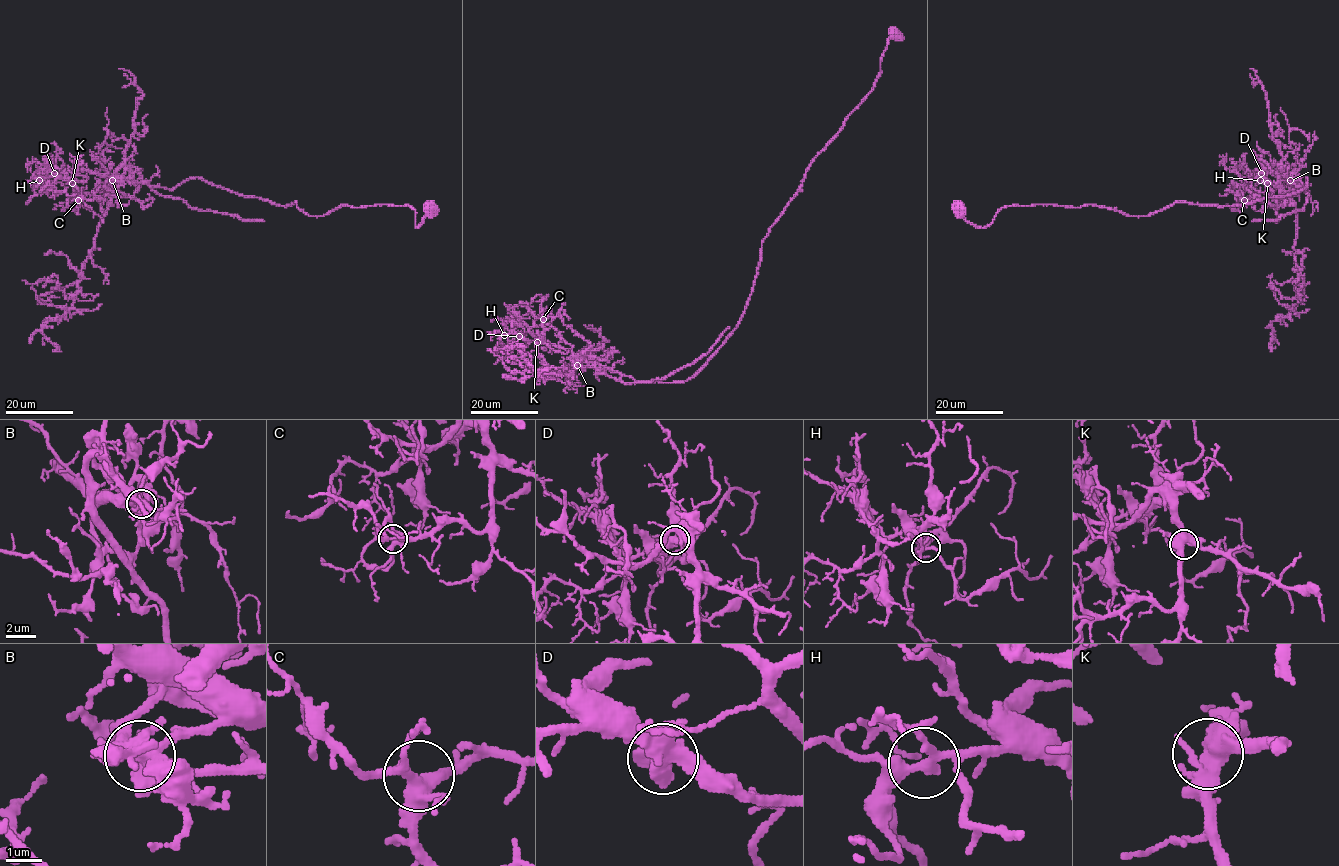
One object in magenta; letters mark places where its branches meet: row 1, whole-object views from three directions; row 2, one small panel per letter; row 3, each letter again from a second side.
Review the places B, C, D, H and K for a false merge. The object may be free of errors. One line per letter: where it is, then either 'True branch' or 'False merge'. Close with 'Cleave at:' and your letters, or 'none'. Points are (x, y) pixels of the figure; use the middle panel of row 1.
B: Place: (577, 365). False merge
C: Place: (543, 319). True branch
D: Place: (519, 336). True branch
H: Place: (504, 335). True branch
K: Place: (537, 342). True branch
Cleave at: B

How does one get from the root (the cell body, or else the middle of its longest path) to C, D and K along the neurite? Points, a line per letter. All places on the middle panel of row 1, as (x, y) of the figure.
C: (897, 33), (874, 88), (764, 240), (738, 325), (692, 377), (638, 382), (585, 362), (538, 341), (543, 319)
D: (897, 33), (874, 88), (814, 159), (764, 240), (738, 325), (692, 377), (638, 382), (519, 336)
K: (897, 33), (874, 88), (814, 159), (764, 240), (738, 325), (692, 377), (638, 382), (537, 342)

